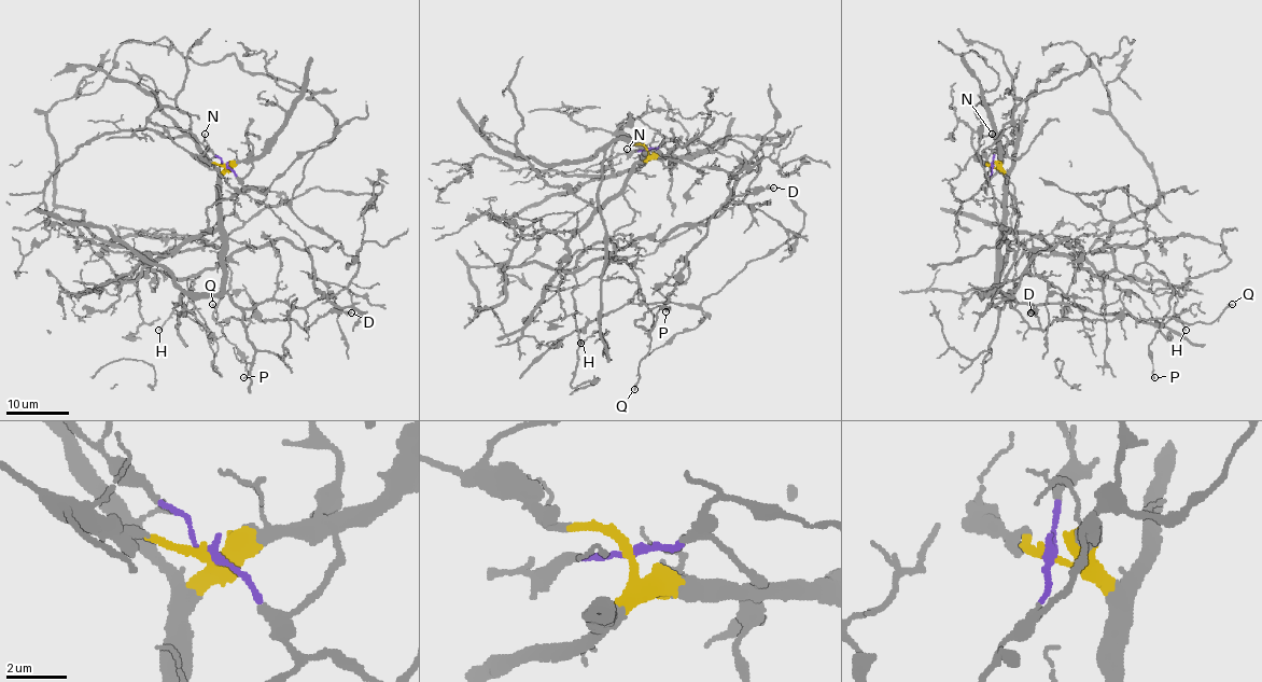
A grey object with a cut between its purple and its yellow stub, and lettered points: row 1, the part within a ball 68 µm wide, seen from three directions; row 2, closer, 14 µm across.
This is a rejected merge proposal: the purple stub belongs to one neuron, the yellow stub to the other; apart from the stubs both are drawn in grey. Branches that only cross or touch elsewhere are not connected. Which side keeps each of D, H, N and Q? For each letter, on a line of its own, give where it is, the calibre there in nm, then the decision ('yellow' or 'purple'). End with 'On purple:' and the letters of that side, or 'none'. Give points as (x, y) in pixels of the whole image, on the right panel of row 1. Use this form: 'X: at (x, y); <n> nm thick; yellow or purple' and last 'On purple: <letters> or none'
D: at (1031, 312); 130 nm thick; yellow
H: at (1186, 330); 100 nm thick; yellow
N: at (992, 134); 150 nm thick; purple
Q: at (1232, 304); 200 nm thick; yellow
On purple: N

